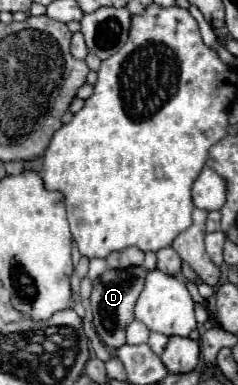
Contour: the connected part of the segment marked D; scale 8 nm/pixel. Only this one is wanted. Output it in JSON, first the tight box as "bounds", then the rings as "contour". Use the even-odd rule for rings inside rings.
{"bounds":[90,267,146,349],"contour":[[[128,267],[128,269],[106,269],[98,281],[92,285],[90,293],[90,309],[92,309],[92,323],[96,333],[100,335],[102,343],[110,349],[118,349],[126,343],[124,333],[126,327],[134,321],[134,305],[142,293],[142,285],[146,281],[146,267]]]}

